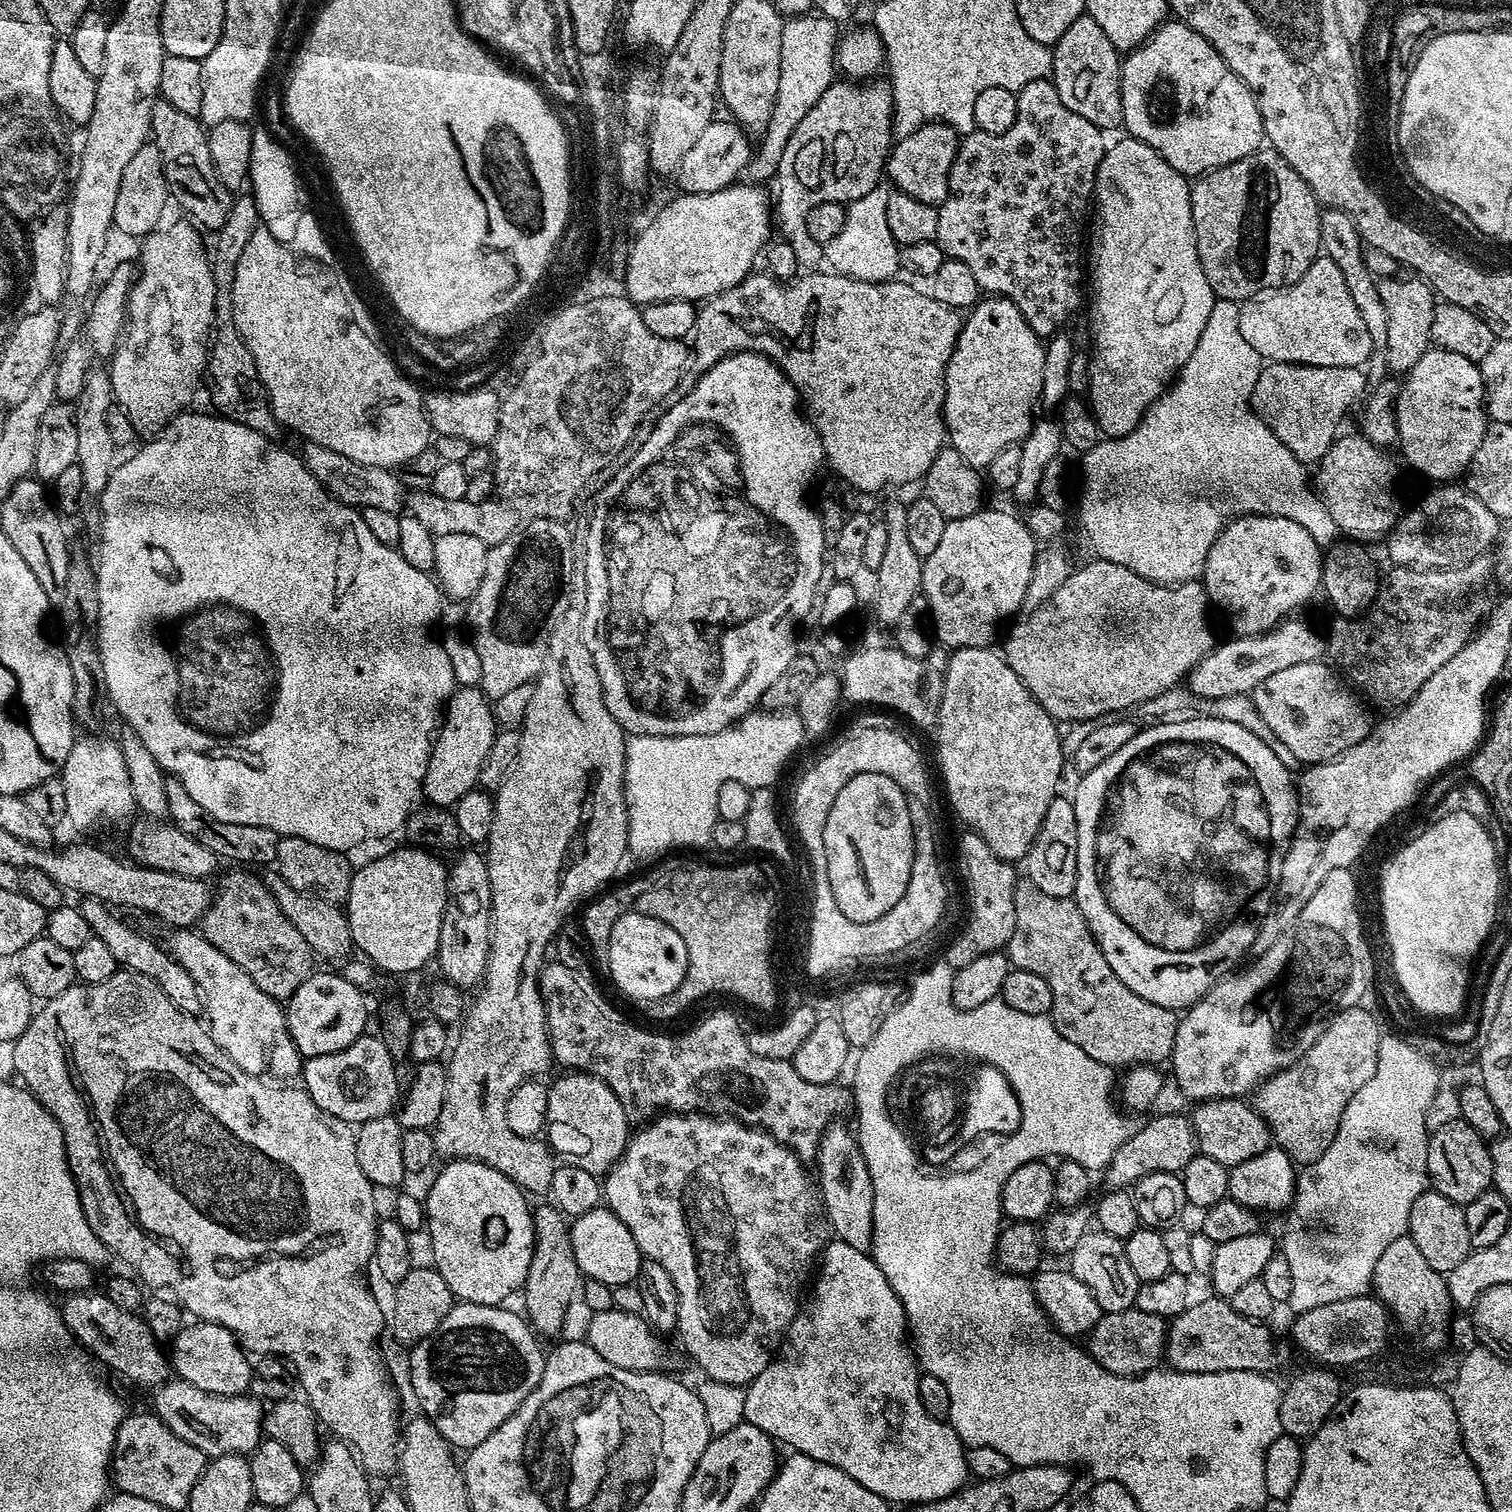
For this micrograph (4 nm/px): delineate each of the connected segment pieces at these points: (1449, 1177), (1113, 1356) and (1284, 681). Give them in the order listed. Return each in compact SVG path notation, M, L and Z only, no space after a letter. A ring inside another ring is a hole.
M1461 1119L1446 1122L1446 1126L1430 1133L1426 1166L1431 1187L1435 1192L1461 1206L1474 1202L1478 1194L1493 1187L1492 1149L1489 1141L1480 1136L1474 1126Z
M1135 1306L1121 1312L1105 1312L1087 1337L1086 1351L1110 1374L1139 1376L1152 1371L1162 1360L1162 1345L1166 1340L1166 1320L1163 1316L1146 1314Z
M1320 660L1302 662L1299 666L1270 674L1270 678L1258 682L1250 697L1279 742L1304 766L1335 760L1346 750L1358 746L1358 742L1362 742L1374 727L1374 720L1364 709L1365 701L1327 663Z

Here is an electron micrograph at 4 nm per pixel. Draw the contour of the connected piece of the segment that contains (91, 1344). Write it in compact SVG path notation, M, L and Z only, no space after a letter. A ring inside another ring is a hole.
M99 1291L78 1292L63 1297L62 1311L76 1342L82 1345L101 1365L109 1364L134 1384L155 1390L170 1379L170 1360L161 1341L154 1338L150 1326L135 1312L114 1306L107 1294Z

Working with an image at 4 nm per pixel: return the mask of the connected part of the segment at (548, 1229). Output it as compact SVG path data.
M536 1208L532 1214L532 1225L536 1241L530 1258L530 1270L526 1274L526 1282L522 1289L526 1319L541 1337L552 1336L564 1324L568 1316L568 1307L572 1299L577 1299L582 1288L582 1273L574 1258L574 1246L570 1242L569 1217L559 1208Z

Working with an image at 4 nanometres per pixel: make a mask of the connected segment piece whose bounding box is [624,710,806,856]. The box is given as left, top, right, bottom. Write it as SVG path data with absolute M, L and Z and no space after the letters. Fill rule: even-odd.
M753 710L737 720L730 728L714 734L693 736L638 736L627 737L624 753L624 800L628 803L628 852L636 856L656 856L671 848L700 848L711 845L712 831L718 819L718 790L726 782L742 782L753 790L772 788L784 772L788 759L806 740L804 723L795 711L783 714Z

